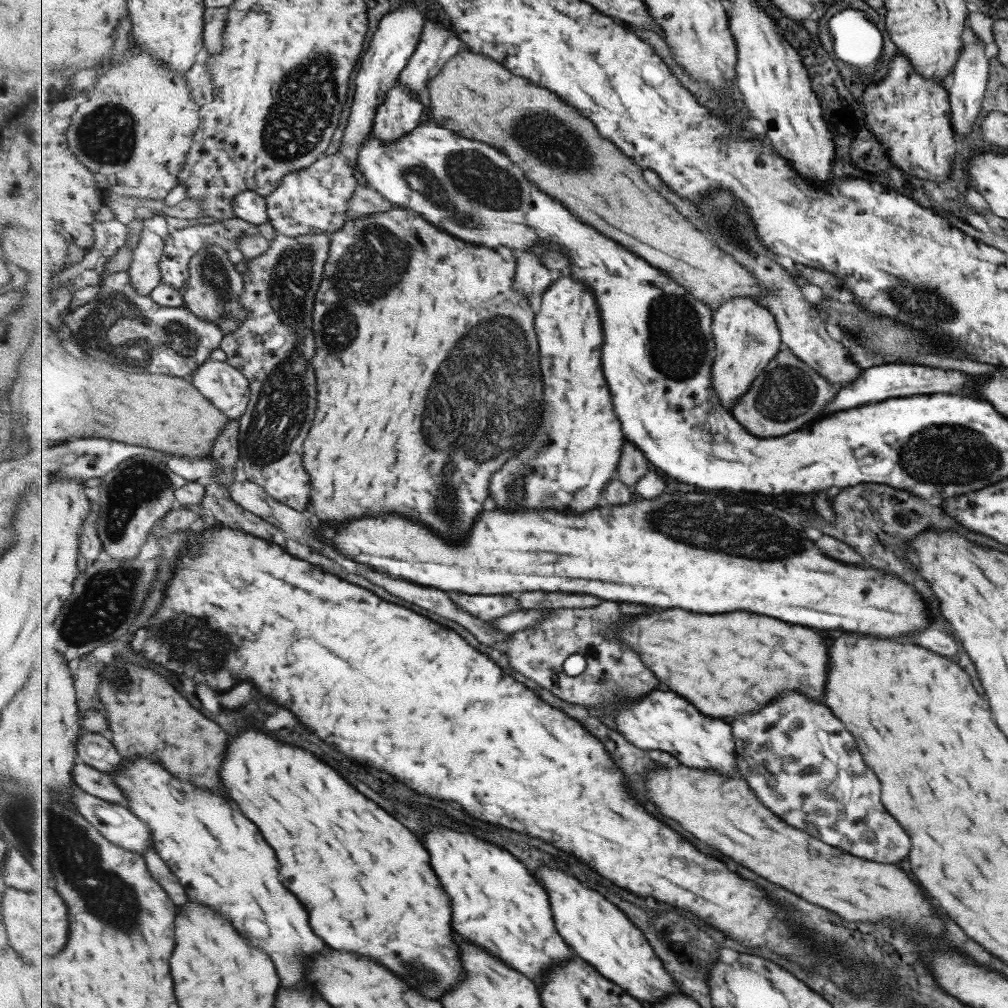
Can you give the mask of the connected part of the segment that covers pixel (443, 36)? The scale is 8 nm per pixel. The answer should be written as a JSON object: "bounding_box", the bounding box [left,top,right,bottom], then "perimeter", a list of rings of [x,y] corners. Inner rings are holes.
{"bounding_box":[399,22,463,100],"perimeter":[[[429,22],[427,32],[423,32],[423,44],[411,56],[410,62],[399,76],[399,83],[409,87],[419,98],[427,100],[427,90],[431,78],[435,78],[445,62],[459,54],[463,40],[454,28],[449,30],[439,22]]]}

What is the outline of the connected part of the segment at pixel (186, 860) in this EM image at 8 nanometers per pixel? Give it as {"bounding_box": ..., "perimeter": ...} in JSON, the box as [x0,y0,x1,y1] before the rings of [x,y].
{"bounding_box":[111,758,329,986],"perimeter":[[[135,758],[125,759],[123,767],[111,776],[115,784],[123,790],[127,796],[127,806],[133,814],[137,814],[147,826],[153,830],[153,845],[159,854],[165,858],[169,868],[179,876],[181,884],[185,886],[189,896],[195,896],[195,900],[203,900],[203,904],[211,904],[211,908],[219,908],[225,916],[231,916],[239,928],[247,928],[247,922],[259,920],[271,930],[257,930],[257,932],[243,932],[243,936],[251,936],[255,944],[259,942],[259,948],[263,948],[275,964],[279,964],[279,976],[283,976],[283,986],[305,986],[305,964],[303,956],[313,956],[317,952],[327,950],[329,946],[313,932],[309,924],[309,912],[301,904],[301,900],[291,894],[289,888],[279,880],[279,860],[275,850],[265,842],[259,828],[243,816],[241,810],[233,808],[233,804],[205,787],[199,787],[191,781],[183,781],[175,777],[159,759]]]}

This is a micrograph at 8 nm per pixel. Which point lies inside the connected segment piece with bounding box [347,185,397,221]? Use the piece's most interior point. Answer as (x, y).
(366, 201)

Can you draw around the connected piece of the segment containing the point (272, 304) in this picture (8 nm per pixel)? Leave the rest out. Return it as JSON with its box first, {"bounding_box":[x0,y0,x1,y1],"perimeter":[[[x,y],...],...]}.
{"bounding_box":[221,231,332,510],"perimeter":[[[325,231],[303,234],[297,237],[276,233],[270,243],[270,249],[265,254],[248,259],[249,266],[242,274],[245,291],[241,295],[240,304],[249,310],[249,317],[241,323],[241,327],[227,333],[221,349],[227,353],[227,362],[239,369],[250,382],[251,400],[247,410],[240,418],[241,434],[239,448],[241,460],[247,480],[263,485],[263,488],[273,494],[273,498],[289,504],[295,510],[315,510],[311,506],[311,476],[305,470],[305,440],[311,432],[311,426],[318,414],[319,389],[315,375],[315,329],[313,328],[315,300],[317,292],[323,283],[323,274],[330,256],[332,235]]]}

